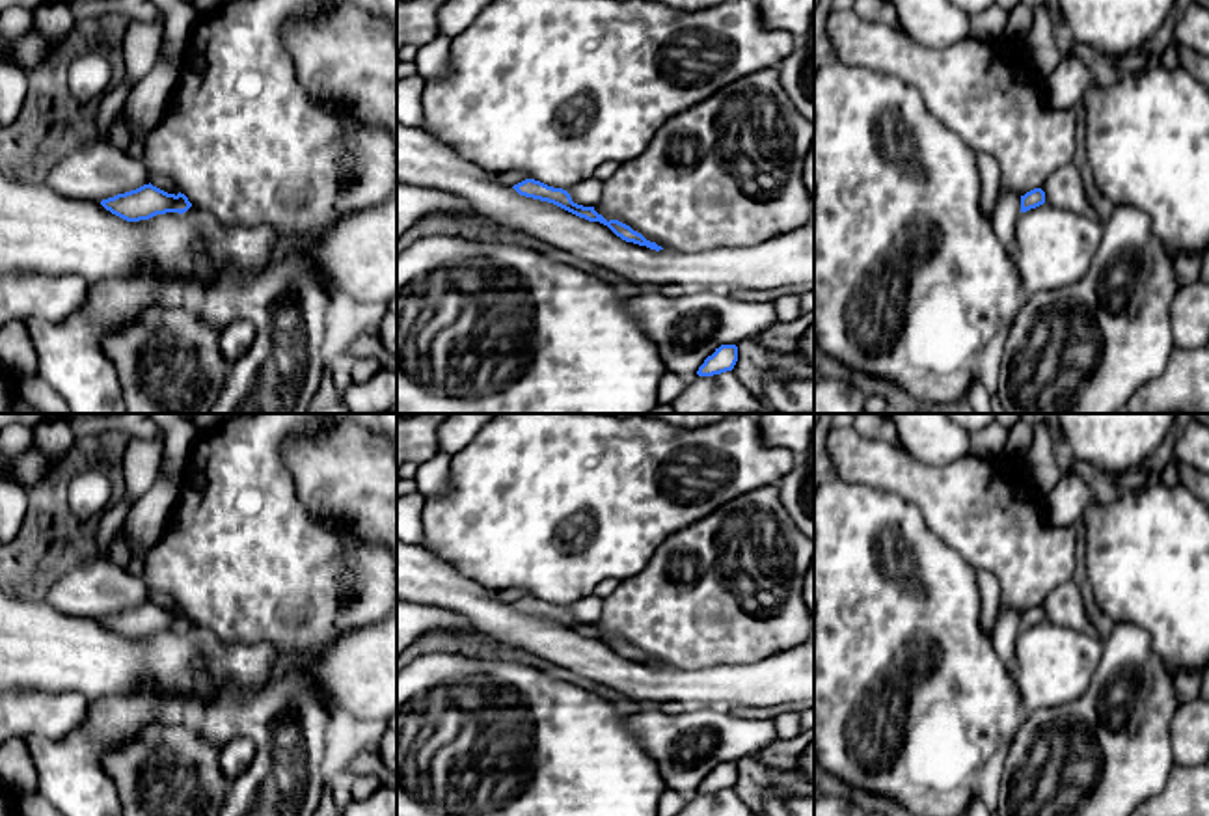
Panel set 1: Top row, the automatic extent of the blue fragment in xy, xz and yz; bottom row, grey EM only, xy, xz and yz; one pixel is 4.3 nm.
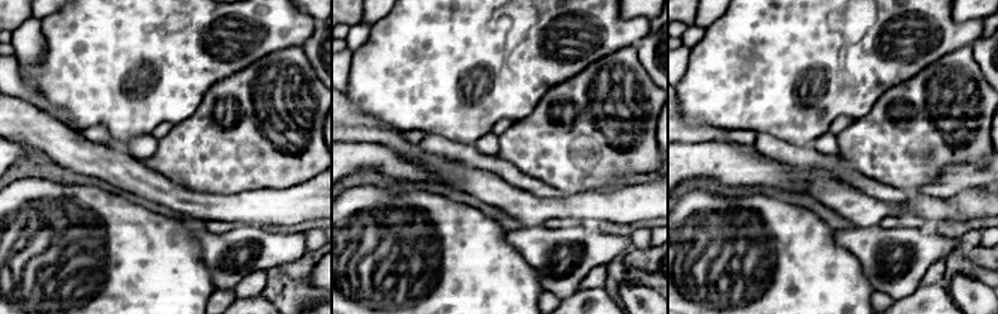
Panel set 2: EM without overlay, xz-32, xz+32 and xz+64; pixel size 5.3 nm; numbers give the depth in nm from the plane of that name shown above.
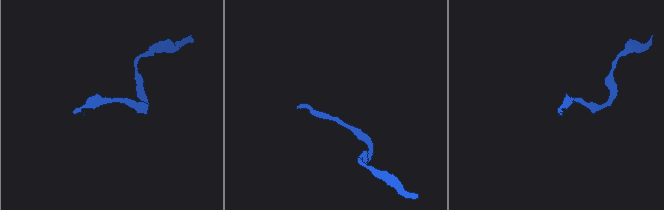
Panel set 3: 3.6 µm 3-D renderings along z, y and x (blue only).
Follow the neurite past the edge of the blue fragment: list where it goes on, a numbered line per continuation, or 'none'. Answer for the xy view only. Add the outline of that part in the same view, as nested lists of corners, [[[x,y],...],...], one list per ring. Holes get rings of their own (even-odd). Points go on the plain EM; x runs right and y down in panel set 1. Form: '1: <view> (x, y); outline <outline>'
none

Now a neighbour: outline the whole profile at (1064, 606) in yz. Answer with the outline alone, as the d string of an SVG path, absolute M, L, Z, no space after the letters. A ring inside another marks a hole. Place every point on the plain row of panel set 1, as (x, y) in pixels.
M1073 579L1053 589L1041 607L1045 609L1045 620L1080 633L1097 635L1097 630L1088 619L1080 589Z

